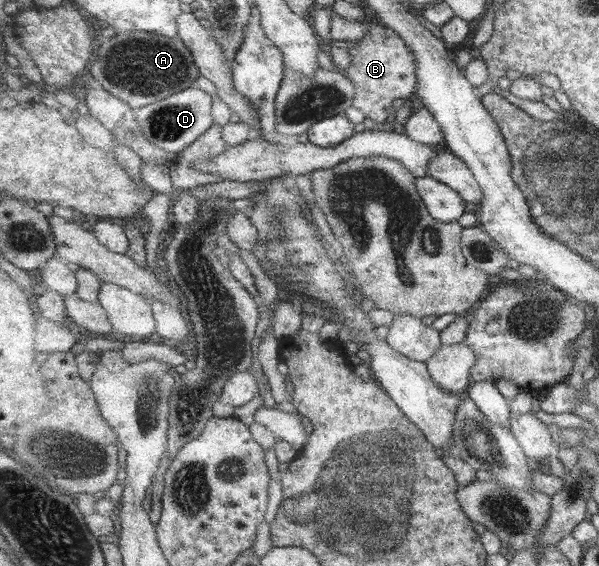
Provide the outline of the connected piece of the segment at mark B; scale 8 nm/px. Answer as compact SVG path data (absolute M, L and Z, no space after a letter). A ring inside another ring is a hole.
M375 23L364 24L368 25L370 30L362 39L357 41L358 45L348 49L351 55L351 65L344 73L355 84L353 106L365 112L367 118L371 119L377 127L388 127L391 123L389 115L393 115L396 109L393 107L393 101L395 99L411 99L417 93L417 61L411 48L393 29Z

